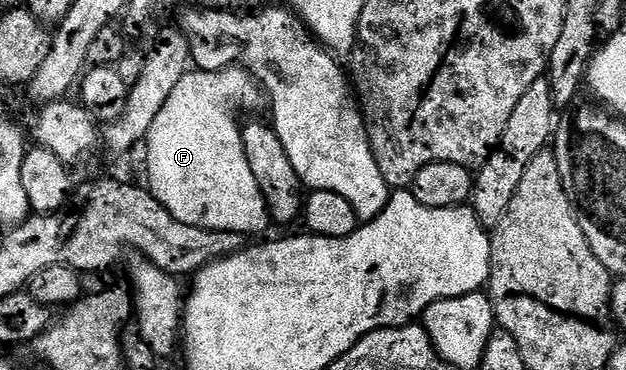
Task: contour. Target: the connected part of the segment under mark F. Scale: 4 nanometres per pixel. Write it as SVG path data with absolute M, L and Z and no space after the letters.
M242 67L222 69L216 73L189 71L181 79L181 83L177 83L177 87L173 87L173 95L169 95L169 99L165 99L165 107L161 107L161 115L157 115L157 119L153 119L153 127L149 131L145 142L148 181L146 181L146 184L149 186L152 195L165 207L165 211L169 211L169 215L173 215L173 219L177 219L181 223L189 223L189 227L201 227L202 229L212 229L213 231L233 231L244 235L266 231L267 225L269 226L267 204L257 187L257 179L253 179L253 171L249 171L249 159L245 159L245 147L243 146L243 130L240 122L235 122L235 108L238 107L239 101L245 108L255 109L259 105L259 97L261 101L261 86L259 82Z

